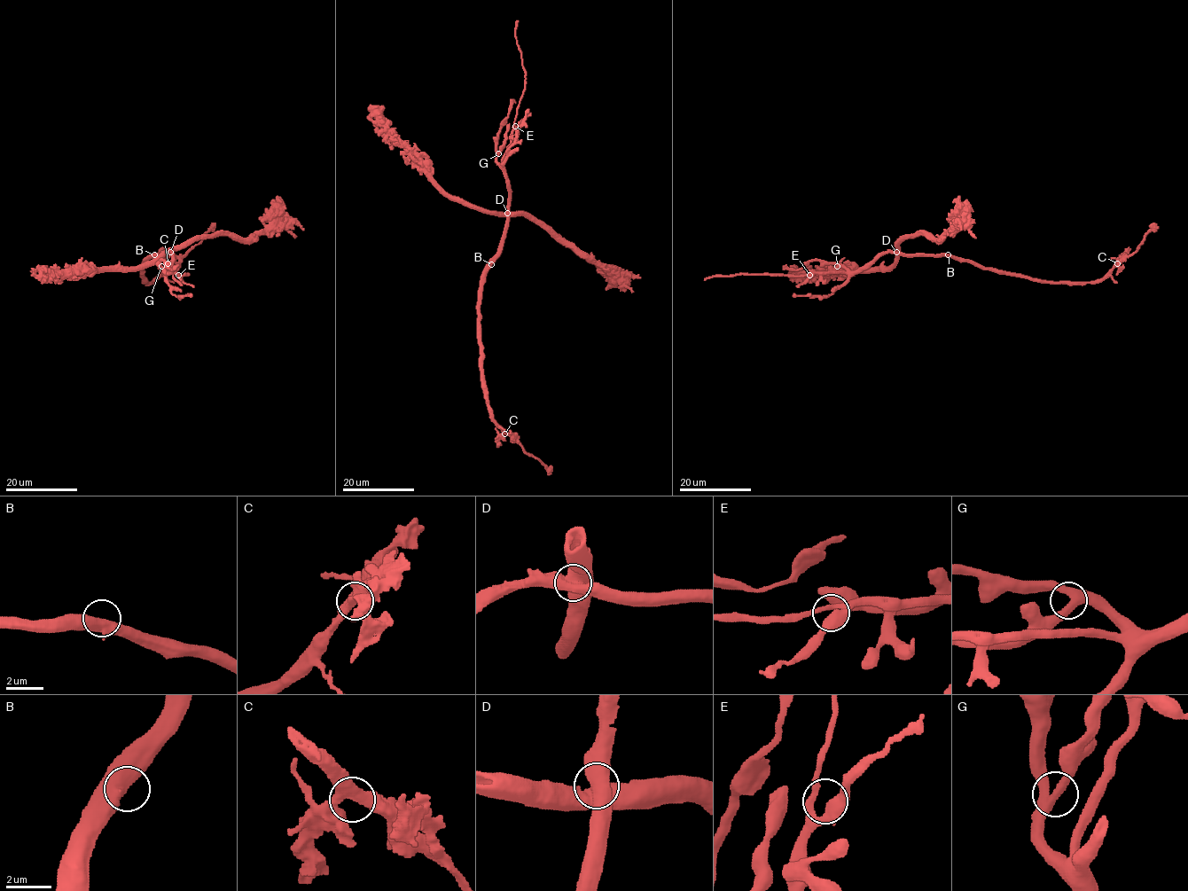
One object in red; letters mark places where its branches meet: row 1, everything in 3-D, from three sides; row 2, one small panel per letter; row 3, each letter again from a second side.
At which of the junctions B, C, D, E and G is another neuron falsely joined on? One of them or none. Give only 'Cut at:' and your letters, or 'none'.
Cut at: D

